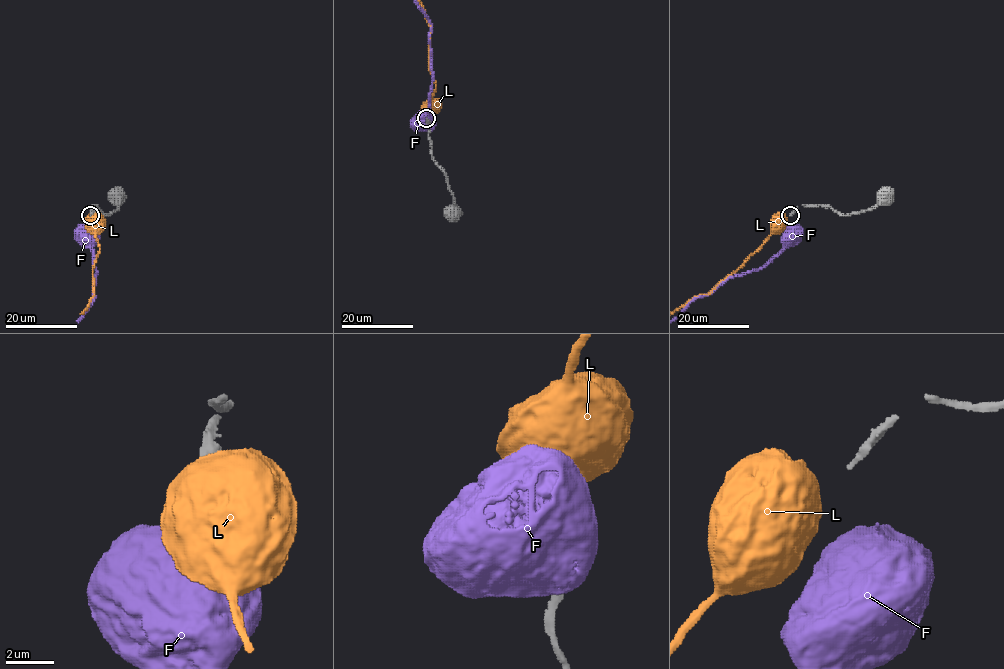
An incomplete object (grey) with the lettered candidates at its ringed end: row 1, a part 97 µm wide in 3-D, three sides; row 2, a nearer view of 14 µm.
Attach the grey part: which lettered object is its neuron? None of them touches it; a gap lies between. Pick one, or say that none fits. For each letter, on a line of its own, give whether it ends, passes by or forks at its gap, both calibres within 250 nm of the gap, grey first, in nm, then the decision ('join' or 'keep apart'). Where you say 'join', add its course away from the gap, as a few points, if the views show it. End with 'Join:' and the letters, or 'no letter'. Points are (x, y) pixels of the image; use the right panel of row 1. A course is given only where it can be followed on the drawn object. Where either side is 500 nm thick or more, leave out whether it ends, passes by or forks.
F: it ends | 280/320 nm | keep apart
L: 280/1050 nm | keep apart
Join: no letter

